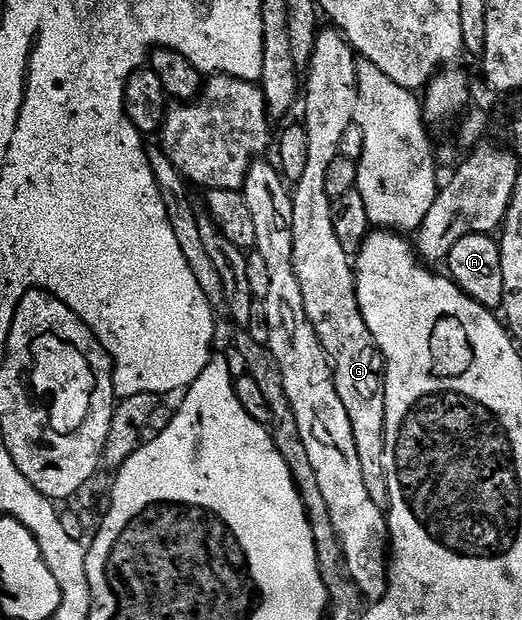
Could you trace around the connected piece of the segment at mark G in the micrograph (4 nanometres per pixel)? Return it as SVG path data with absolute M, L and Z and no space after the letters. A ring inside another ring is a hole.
M333 26L321 29L316 38L316 46L312 51L309 67L304 72L304 104L306 100L306 120L304 127L308 134L308 163L304 175L293 185L292 195L292 244L294 269L296 278L300 278L300 294L304 294L304 310L308 310L308 318L330 355L330 363L334 365L334 381L336 394L340 394L340 402L344 402L344 410L348 410L348 422L352 422L352 438L356 438L356 454L360 454L360 471L364 473L364 486L372 502L383 510L390 507L390 491L388 490L388 470L384 470L384 446L386 445L386 360L378 344L372 338L372 330L368 330L368 322L364 322L364 314L360 314L358 305L358 286L356 268L352 258L344 254L340 242L336 239L336 229L332 226L332 206L334 201L328 194L328 166L336 162L340 154L340 138L344 138L344 130L352 126L356 114L356 98L358 97L358 62L359 57L346 37Z

